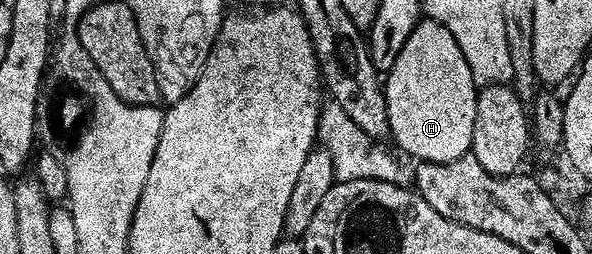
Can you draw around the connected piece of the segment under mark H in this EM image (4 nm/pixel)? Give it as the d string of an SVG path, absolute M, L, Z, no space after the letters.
M428 20L421 21L415 32L411 32L407 48L403 48L399 60L395 60L395 68L387 76L383 87L390 114L391 138L397 141L396 149L402 155L410 154L417 158L418 163L454 162L472 151L479 87L471 76L471 64L467 64L463 48L455 44L455 36L451 36L445 26Z

